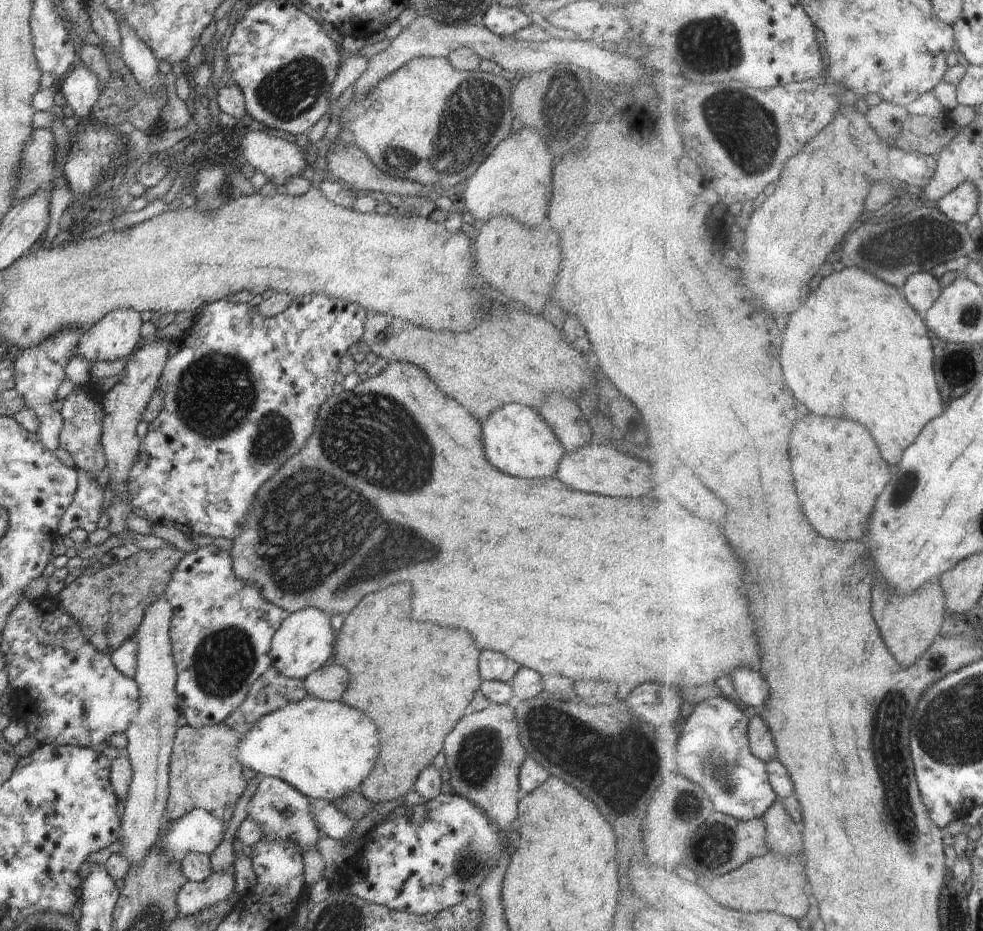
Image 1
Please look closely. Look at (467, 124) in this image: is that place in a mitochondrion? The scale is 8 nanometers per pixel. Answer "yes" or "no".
yes

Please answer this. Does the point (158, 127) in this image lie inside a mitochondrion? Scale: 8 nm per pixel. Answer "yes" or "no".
no

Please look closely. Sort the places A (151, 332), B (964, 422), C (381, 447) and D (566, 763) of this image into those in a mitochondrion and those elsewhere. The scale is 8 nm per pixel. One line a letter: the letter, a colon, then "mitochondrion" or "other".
A: other
B: other
C: mitochondrion
D: other

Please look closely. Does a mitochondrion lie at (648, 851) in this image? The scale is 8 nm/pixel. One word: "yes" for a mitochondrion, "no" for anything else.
no

